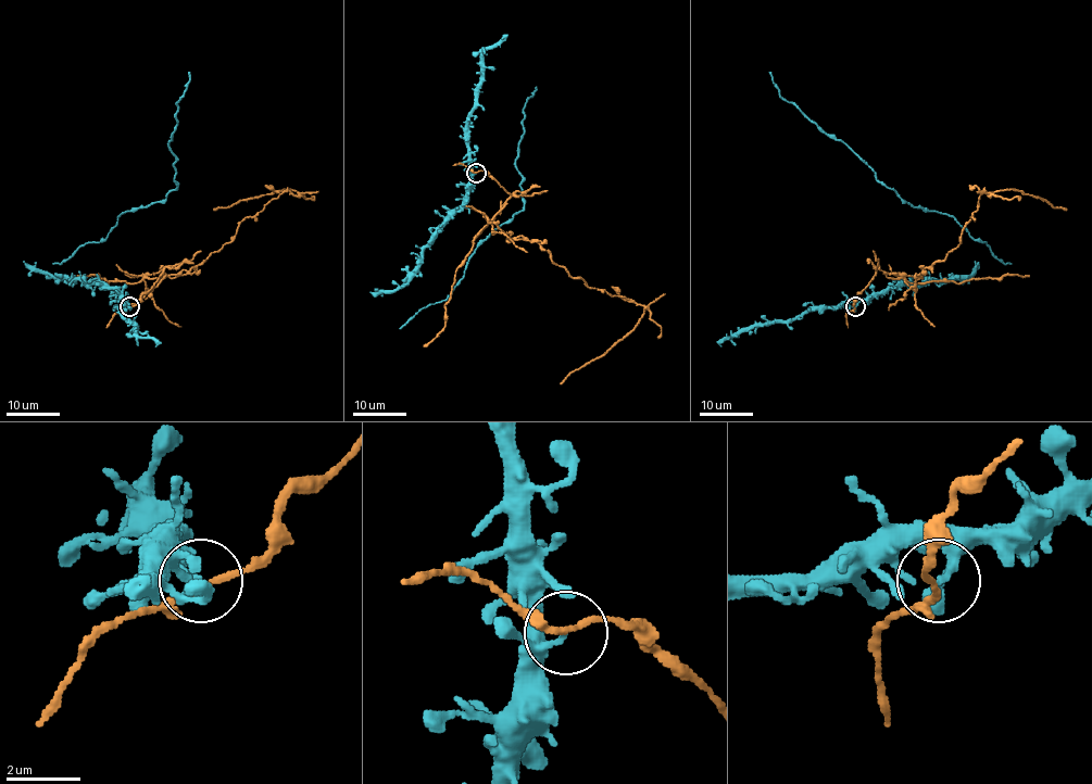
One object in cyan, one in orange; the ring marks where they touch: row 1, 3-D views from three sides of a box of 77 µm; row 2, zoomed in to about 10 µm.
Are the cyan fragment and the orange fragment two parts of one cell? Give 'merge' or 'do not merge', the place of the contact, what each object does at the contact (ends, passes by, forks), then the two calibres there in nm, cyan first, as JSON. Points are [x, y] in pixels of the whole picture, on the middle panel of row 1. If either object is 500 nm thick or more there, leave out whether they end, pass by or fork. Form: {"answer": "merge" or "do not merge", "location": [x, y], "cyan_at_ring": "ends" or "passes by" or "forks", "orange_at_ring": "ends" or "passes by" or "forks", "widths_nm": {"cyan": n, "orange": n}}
{"answer": "do not merge", "location": [476, 173], "cyan_at_ring": "passes by", "orange_at_ring": "passes by", "widths_nm": {"cyan": 110, "orange": 160}}

